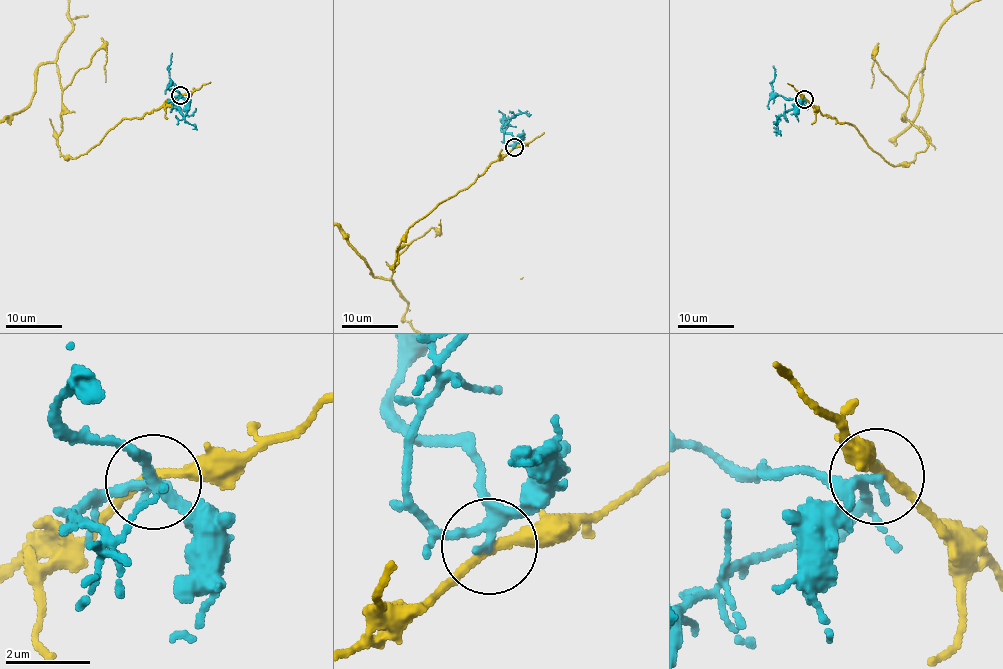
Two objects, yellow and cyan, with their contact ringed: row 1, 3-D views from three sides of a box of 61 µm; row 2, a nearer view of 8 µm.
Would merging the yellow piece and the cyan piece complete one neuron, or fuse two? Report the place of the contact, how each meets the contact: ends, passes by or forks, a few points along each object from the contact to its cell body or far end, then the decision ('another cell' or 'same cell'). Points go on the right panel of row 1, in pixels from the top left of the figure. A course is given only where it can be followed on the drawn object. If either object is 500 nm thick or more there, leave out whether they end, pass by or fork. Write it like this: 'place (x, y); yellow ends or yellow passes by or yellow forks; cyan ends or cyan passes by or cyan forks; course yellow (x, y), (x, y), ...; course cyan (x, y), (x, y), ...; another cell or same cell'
place (804, 99); yellow passes by; cyan forks; course cyan (804, 100), (800, 106), (779, 118), (780, 135); another cell

